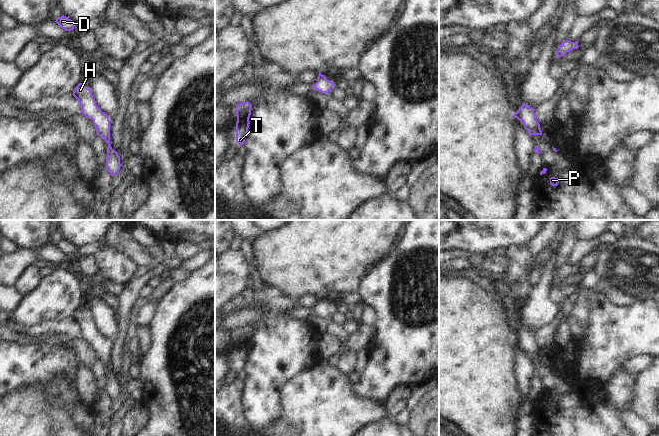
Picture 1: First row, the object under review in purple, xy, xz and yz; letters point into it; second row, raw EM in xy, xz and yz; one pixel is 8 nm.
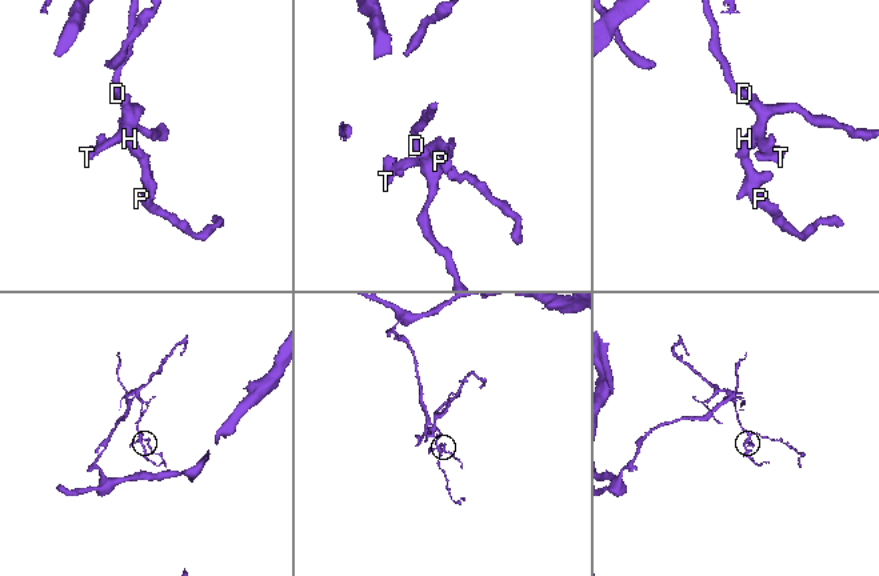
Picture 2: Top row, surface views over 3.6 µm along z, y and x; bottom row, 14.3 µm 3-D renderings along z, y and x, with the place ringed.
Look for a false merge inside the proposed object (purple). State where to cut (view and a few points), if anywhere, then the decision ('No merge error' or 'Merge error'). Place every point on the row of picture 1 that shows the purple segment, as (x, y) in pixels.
No split. No merge error.

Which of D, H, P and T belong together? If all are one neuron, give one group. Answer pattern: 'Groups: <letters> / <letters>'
Groups: D H P T.

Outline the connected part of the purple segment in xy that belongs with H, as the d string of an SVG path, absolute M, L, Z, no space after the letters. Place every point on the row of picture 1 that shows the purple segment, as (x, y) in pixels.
M79 83L74 91L73 96L78 100L82 115L93 121L96 134L103 138L108 144L106 157L106 170L111 176L115 176L120 170L120 156L112 149L110 145L110 120L109 116L102 112L96 105L89 87Z

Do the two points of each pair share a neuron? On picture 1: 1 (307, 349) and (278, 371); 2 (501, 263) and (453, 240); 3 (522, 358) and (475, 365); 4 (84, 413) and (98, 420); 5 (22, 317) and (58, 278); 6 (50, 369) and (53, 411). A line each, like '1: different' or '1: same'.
1: same
2: different
3: different
4: different
5: same
6: different

